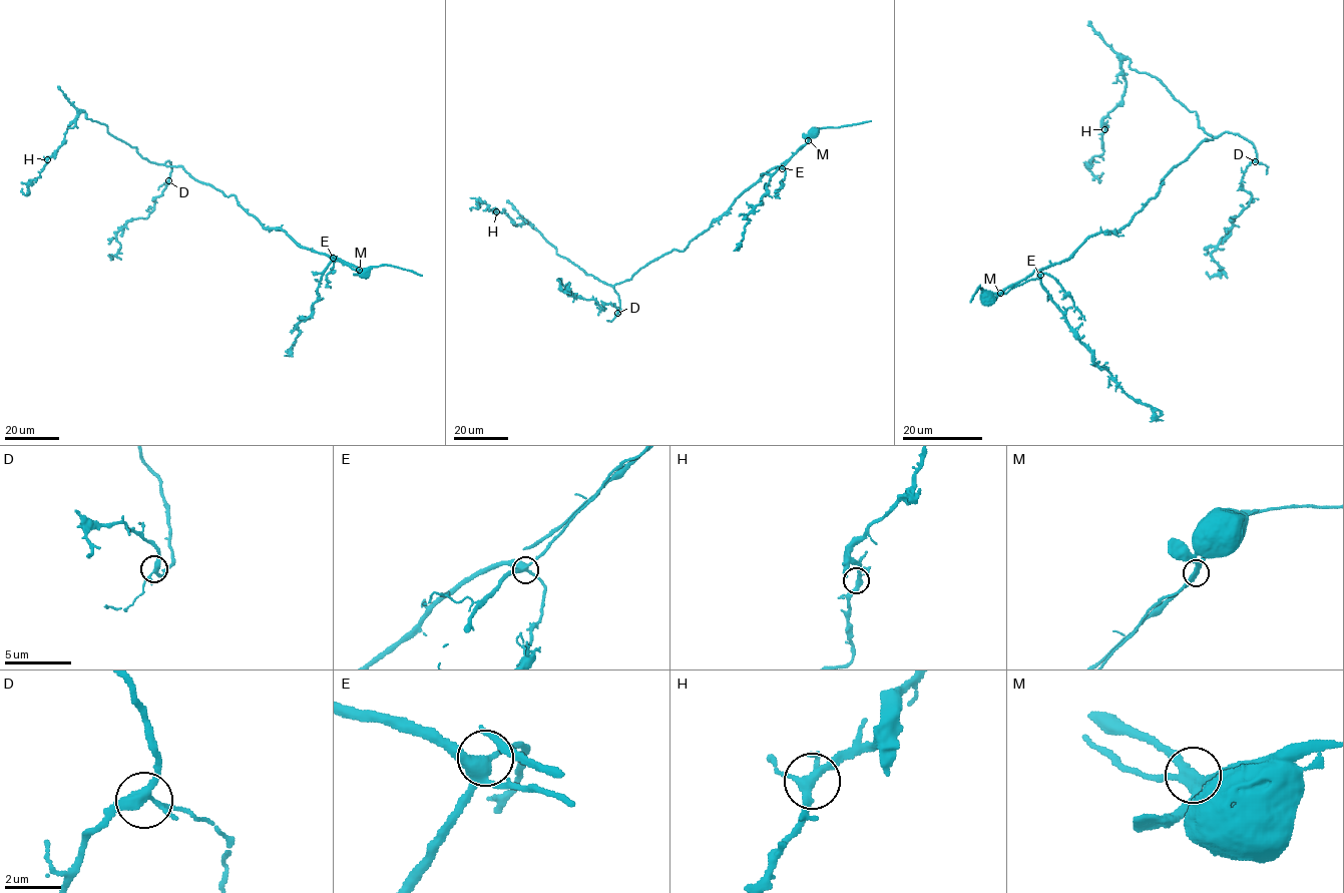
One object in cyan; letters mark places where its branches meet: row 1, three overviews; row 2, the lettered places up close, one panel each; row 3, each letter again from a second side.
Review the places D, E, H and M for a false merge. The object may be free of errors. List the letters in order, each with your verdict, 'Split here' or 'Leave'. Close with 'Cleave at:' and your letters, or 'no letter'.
D: Leave
E: Leave
H: Leave
M: Split here
Cleave at: M

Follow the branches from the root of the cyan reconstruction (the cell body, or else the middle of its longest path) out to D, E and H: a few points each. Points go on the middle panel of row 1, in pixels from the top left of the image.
D: (813, 133), (684, 251), (673, 250), (617, 283), (617, 313)
E: (813, 133), (782, 168)
H: (813, 133), (684, 251), (664, 254), (612, 286), (559, 256), (529, 224), (515, 226), (503, 209), (496, 211)

